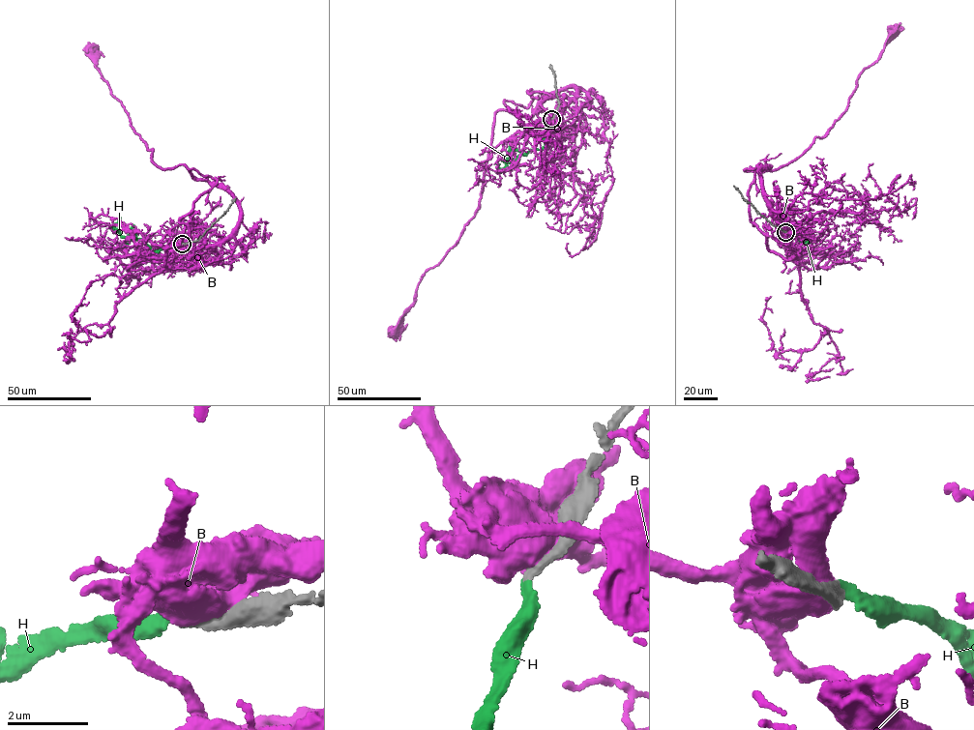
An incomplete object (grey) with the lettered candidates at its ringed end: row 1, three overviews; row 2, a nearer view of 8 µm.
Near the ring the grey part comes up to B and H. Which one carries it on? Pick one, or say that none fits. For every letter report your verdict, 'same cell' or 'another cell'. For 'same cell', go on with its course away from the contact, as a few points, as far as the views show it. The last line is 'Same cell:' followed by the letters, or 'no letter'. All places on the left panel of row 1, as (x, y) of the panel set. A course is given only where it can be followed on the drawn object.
B: another cell
H: same cell; course (182, 243), (157, 251), (145, 241), (124, 237), (113, 228), (121, 217)
Same cell: H

